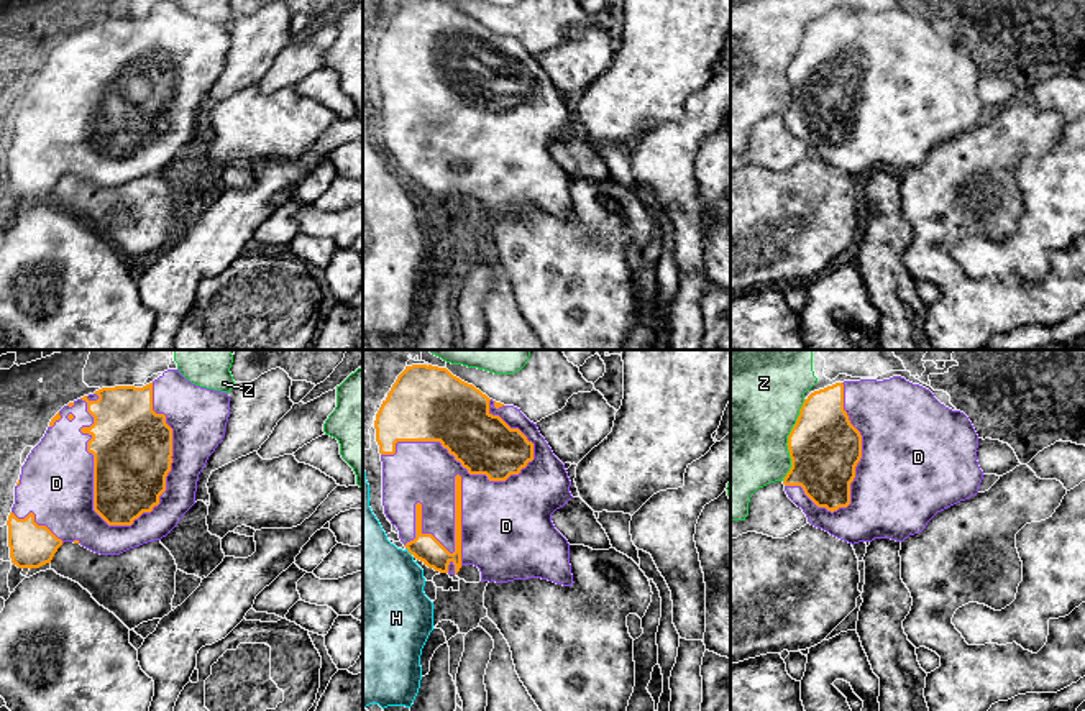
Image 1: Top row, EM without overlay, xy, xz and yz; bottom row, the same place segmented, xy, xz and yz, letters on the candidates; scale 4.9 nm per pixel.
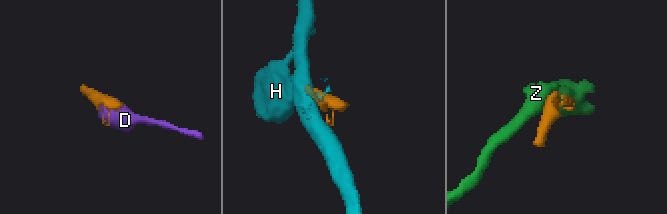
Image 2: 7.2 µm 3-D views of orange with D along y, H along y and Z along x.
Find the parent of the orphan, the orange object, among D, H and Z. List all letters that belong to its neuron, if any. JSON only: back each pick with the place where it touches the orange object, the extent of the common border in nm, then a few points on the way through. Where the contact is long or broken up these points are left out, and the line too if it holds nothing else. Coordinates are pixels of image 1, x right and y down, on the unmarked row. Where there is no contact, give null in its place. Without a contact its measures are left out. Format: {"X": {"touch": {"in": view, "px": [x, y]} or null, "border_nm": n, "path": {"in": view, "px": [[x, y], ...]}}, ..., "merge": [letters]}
{"D": {"touch": {"in": "xy", "px": [169, 97]}, "border_nm": 750}, "merge": ["D"]}

